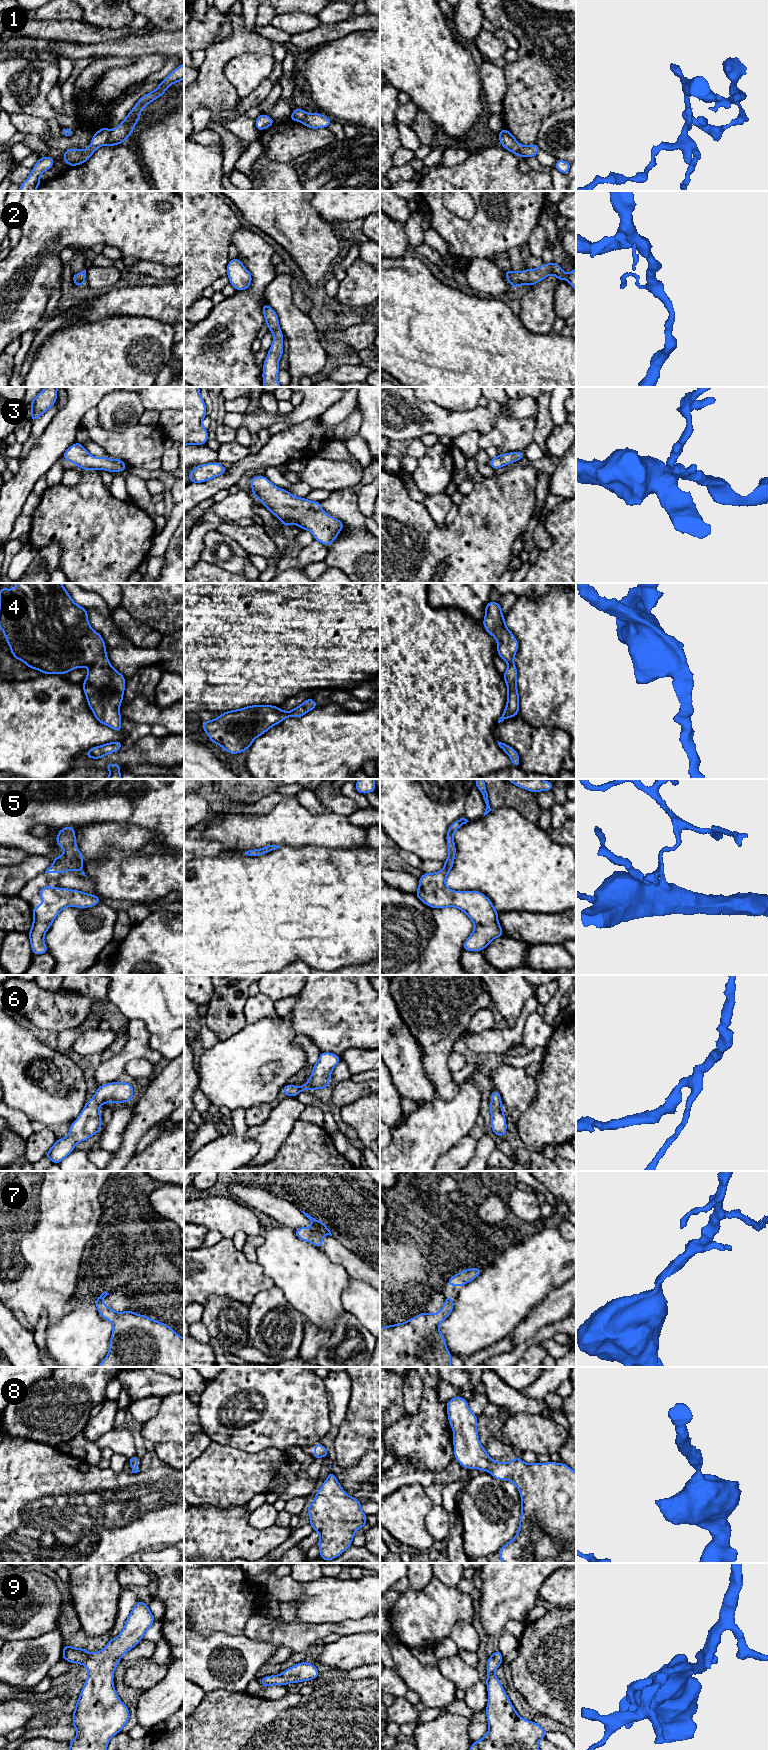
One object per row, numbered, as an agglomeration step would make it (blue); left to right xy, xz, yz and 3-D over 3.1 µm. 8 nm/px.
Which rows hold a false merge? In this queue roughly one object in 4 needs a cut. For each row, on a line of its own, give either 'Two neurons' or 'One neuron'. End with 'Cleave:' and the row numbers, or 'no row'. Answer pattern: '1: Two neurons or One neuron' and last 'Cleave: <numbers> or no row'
1: Two neurons
2: One neuron
3: One neuron
4: One neuron
5: One neuron
6: One neuron
7: One neuron
8: One neuron
9: One neuron
Cleave: 1

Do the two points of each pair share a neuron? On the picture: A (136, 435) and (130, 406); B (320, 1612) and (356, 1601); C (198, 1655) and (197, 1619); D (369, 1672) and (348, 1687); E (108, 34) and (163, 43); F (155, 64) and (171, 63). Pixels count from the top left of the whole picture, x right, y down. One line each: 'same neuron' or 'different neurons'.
A: different neurons
B: same neuron
C: different neurons
D: different neurons
E: different neurons
F: different neurons

